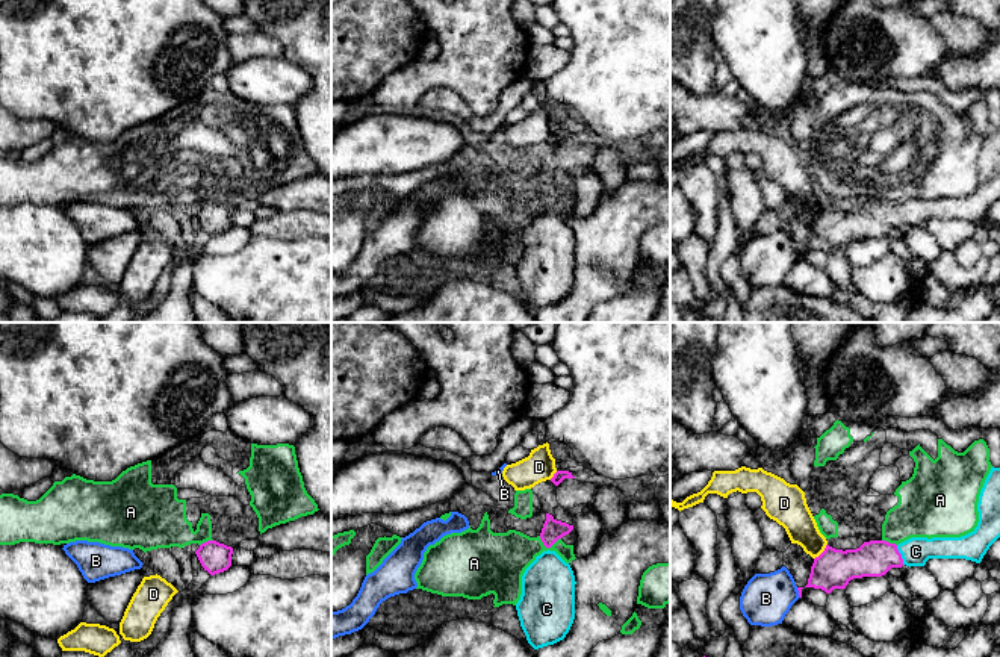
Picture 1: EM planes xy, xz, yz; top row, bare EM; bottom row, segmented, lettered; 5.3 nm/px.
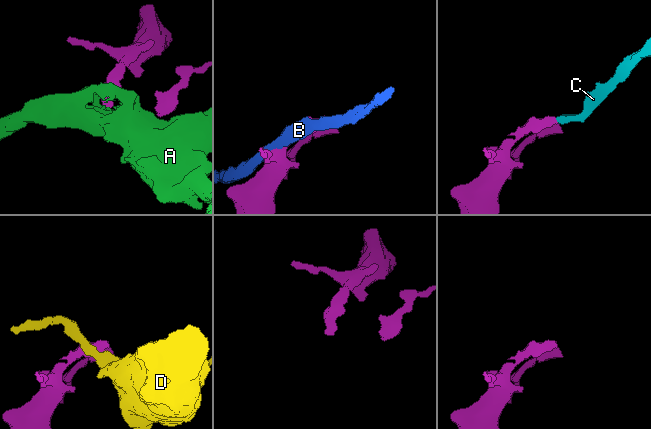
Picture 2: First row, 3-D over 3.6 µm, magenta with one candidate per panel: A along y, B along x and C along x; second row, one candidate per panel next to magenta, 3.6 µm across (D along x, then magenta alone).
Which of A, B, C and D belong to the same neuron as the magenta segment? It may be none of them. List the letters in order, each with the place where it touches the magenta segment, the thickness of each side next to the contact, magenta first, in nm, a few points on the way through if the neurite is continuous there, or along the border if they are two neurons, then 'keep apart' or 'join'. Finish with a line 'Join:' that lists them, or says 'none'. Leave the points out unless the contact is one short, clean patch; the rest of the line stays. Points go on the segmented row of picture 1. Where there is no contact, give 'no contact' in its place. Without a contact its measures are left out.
A: meets magenta in xz at (548, 547); 120 nm thick on the magenta side, 280 nm on the other; border along xz (539, 536), (546, 547), (551, 547), (560, 538); keep apart
B: meets magenta in yz at (799, 592); 20 nm thick on the magenta side, 260 nm on the other; keep apart
C: meets magenta in yz at (900, 554); 190 nm thick on the magenta side, 160 nm on the other; runs through yz (876, 557), (900, 554), (916, 551); join
D: meets magenta in yz at (823, 551); 200 nm thick on the magenta side, 170 nm on the other; border along yz (826, 544), (814, 559); keep apart
Join: C

